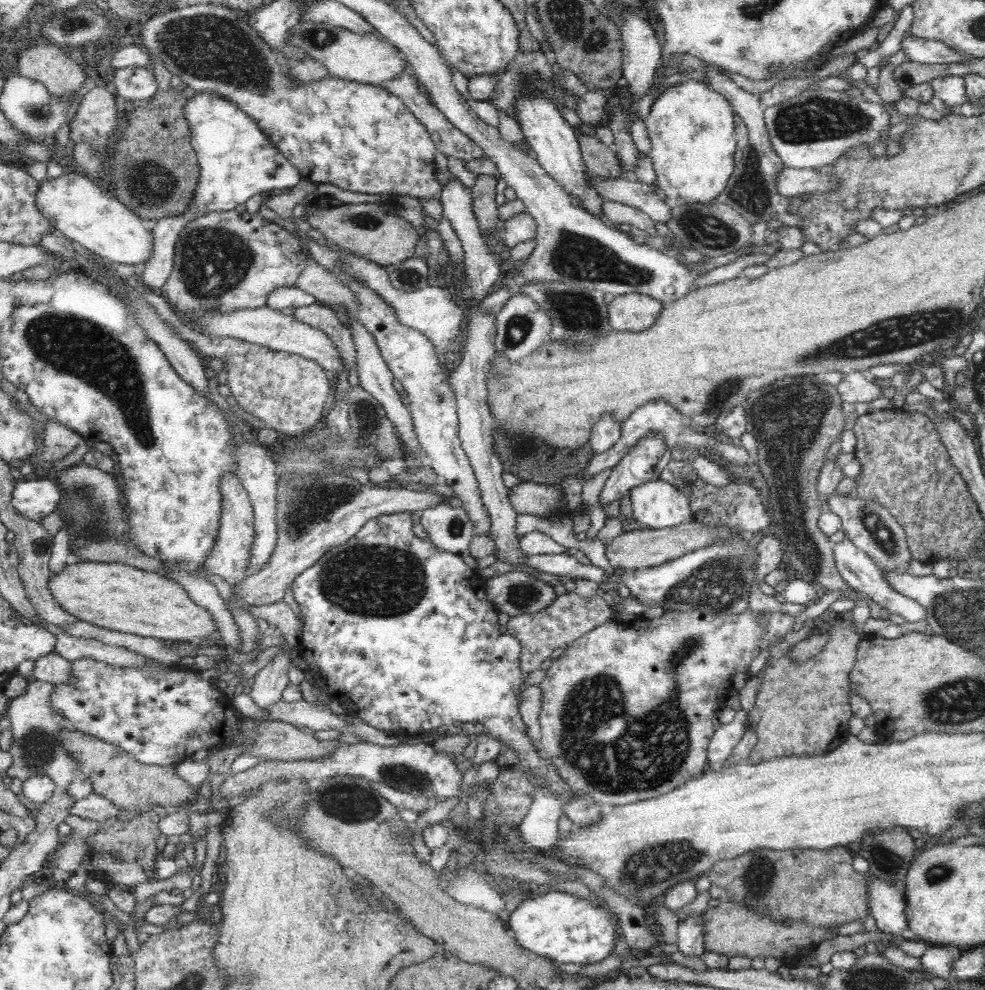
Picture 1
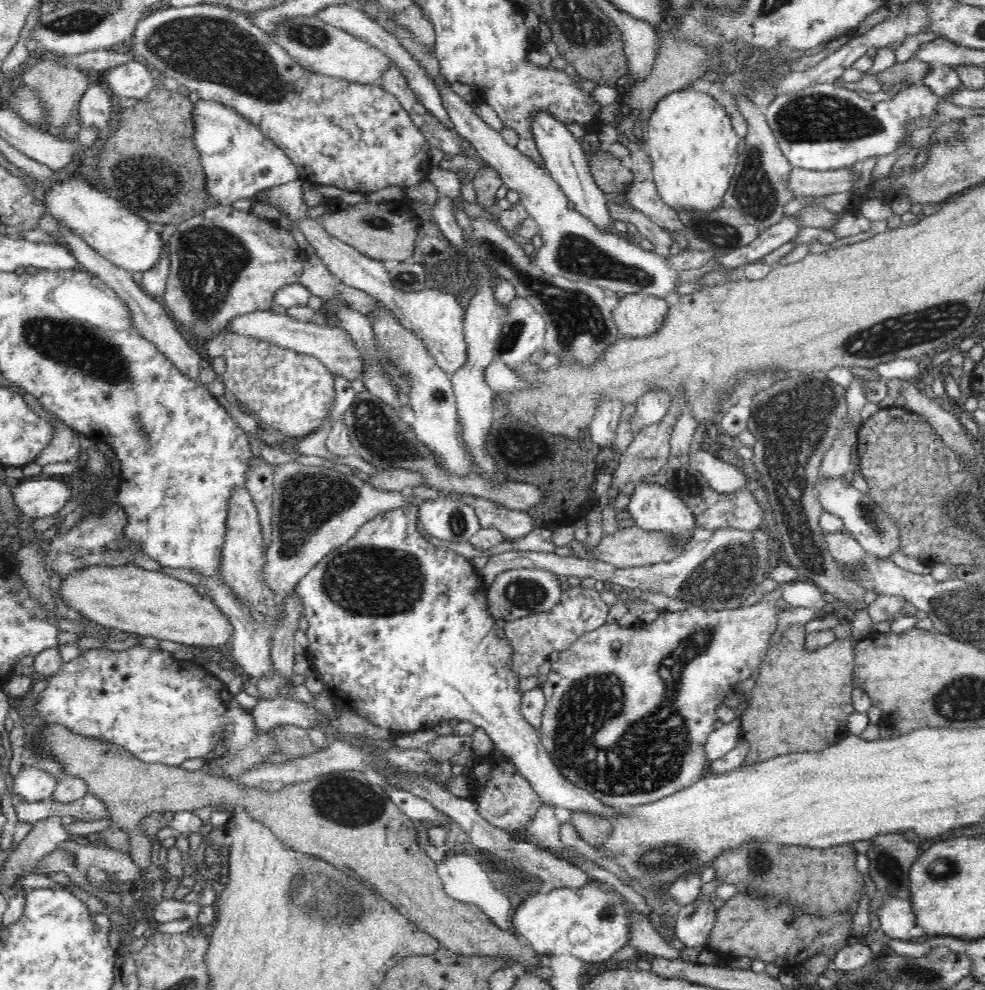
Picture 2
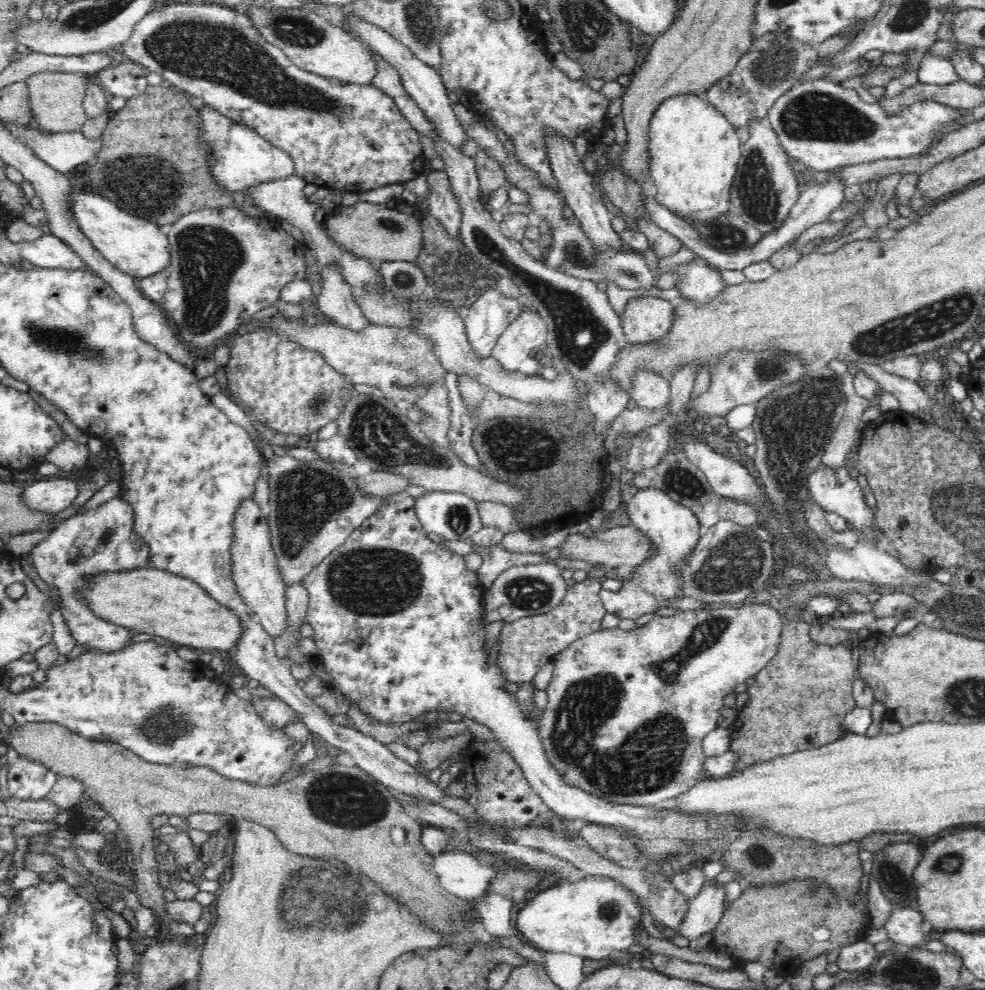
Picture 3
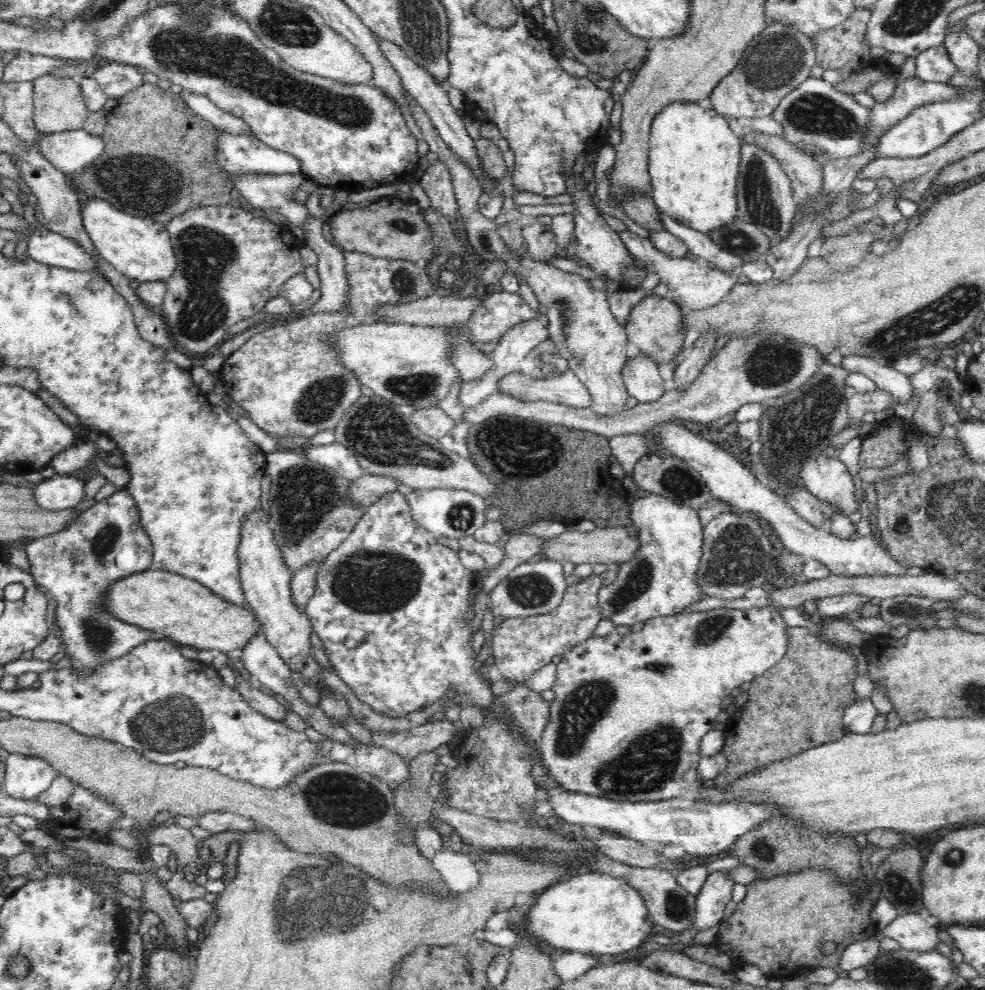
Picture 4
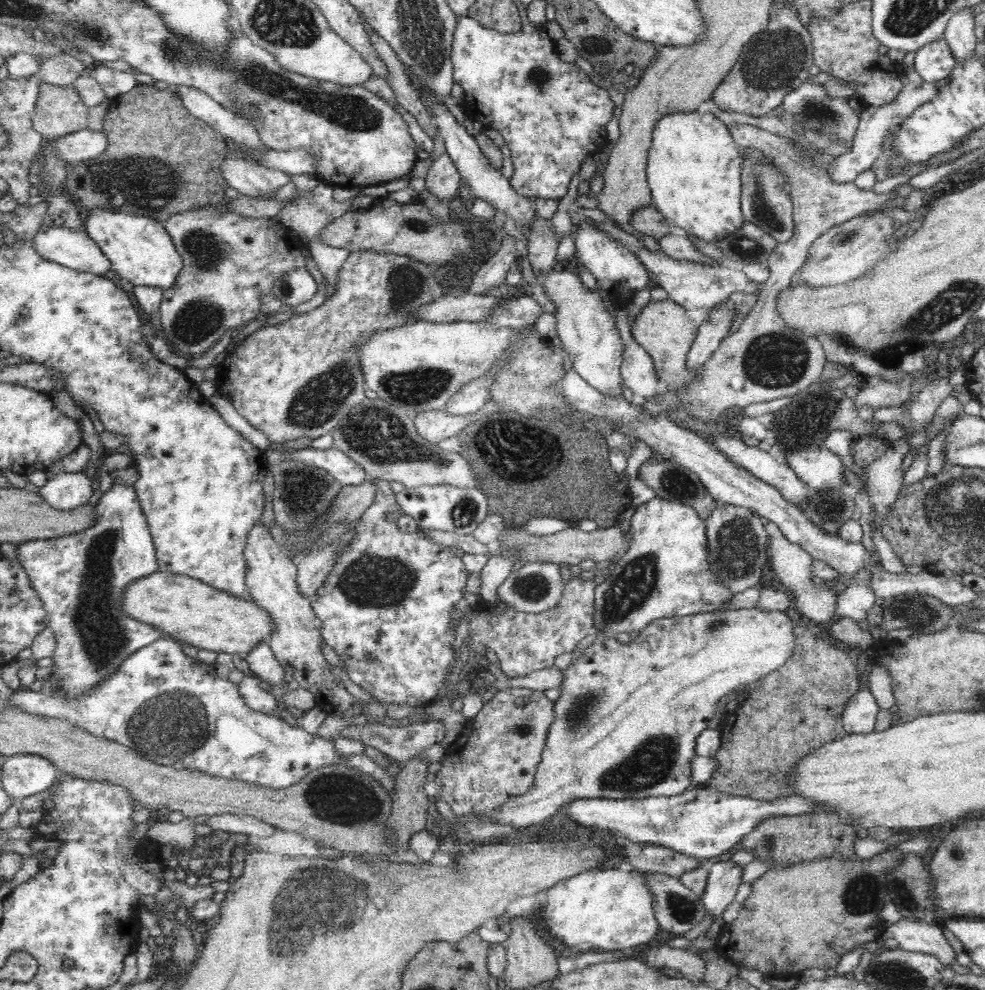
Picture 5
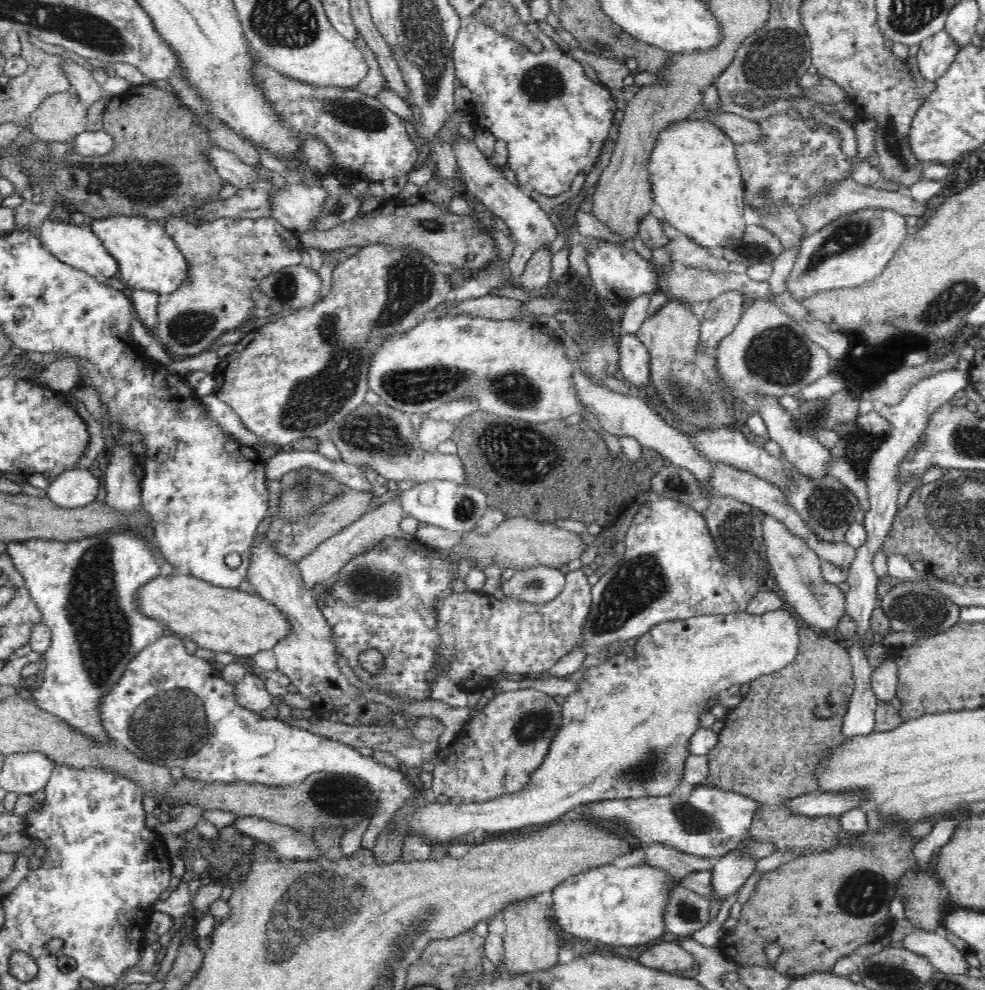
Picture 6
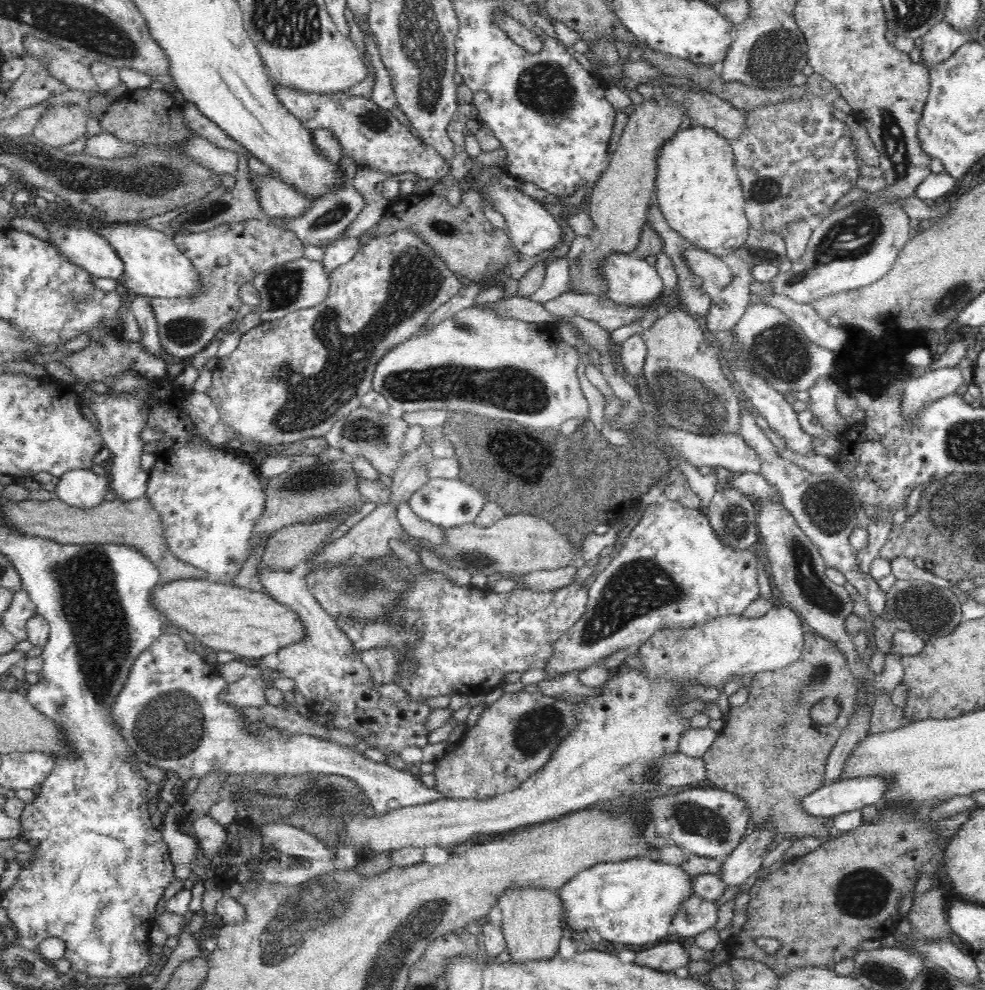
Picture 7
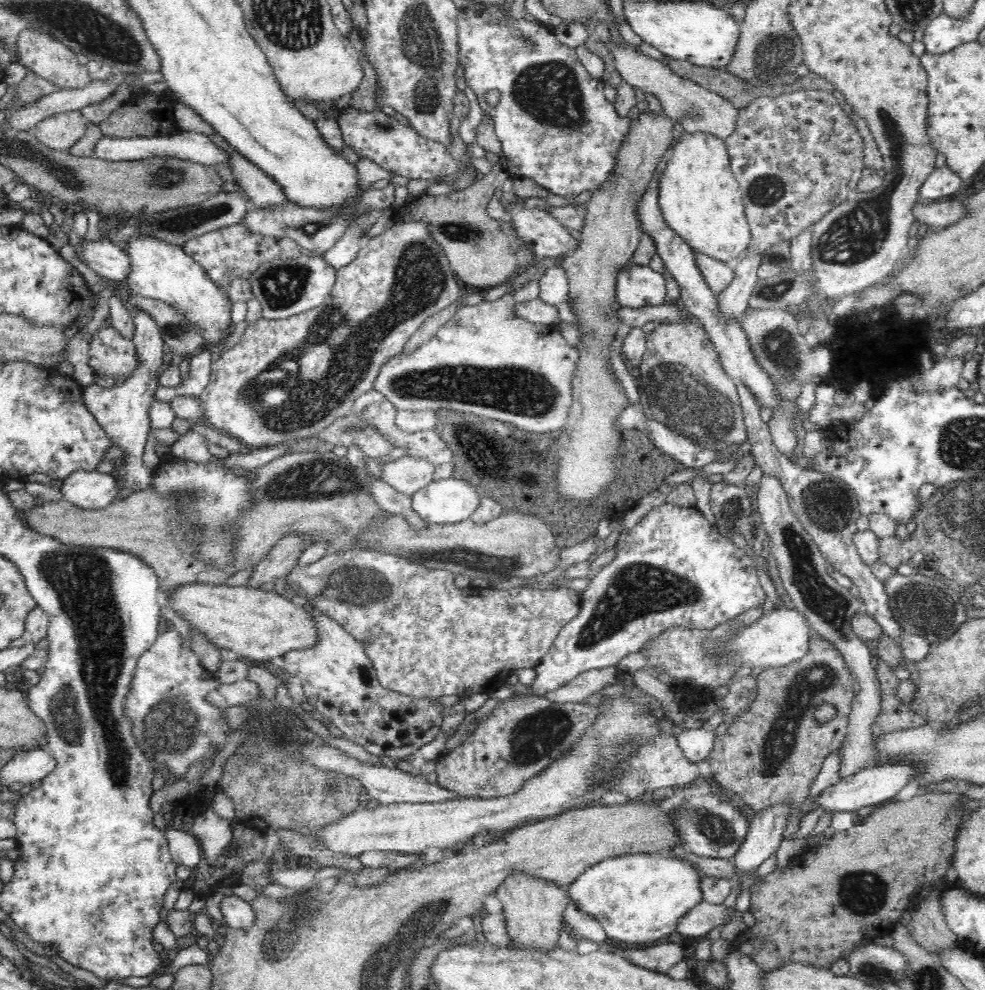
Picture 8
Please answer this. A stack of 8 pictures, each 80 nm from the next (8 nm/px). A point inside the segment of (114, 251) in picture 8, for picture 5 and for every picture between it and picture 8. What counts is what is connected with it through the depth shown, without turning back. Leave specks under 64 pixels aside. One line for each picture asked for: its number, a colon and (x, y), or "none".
5: (74, 248)
6: (78, 246)
7: (91, 251)

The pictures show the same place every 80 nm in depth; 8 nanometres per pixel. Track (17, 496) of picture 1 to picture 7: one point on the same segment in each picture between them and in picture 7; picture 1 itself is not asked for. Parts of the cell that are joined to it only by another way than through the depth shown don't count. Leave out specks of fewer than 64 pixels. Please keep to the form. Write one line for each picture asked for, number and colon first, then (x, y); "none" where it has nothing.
2: (37, 497)
3: (53, 495)
4: (61, 492)
5: (68, 490)
6: (78, 488)
7: (80, 488)

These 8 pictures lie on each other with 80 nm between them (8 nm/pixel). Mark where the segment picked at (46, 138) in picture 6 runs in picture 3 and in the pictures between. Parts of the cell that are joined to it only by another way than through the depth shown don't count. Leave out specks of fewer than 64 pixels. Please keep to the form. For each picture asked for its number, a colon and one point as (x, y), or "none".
3: (57, 98)
4: (59, 106)
5: (59, 112)

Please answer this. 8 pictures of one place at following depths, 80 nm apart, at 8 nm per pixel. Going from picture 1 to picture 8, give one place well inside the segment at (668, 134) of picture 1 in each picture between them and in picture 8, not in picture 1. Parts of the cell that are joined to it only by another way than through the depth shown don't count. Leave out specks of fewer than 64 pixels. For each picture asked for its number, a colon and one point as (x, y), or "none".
2: (693, 146)
3: (694, 151)
4: (694, 158)
5: (694, 169)
6: (697, 185)
7: (699, 192)
8: (699, 196)

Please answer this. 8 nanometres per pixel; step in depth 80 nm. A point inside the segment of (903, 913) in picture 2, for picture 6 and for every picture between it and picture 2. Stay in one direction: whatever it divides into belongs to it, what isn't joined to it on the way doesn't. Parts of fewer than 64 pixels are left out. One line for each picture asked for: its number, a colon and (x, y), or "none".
3: (904, 925)
4: (912, 933)
5: (918, 936)
6: (944, 957)

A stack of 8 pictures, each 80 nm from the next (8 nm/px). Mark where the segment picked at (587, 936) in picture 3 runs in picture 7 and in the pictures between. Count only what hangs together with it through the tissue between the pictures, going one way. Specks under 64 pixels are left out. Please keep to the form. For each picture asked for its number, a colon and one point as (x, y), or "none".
4: (596, 912)
5: (606, 910)
6: (607, 906)
7: (632, 901)

